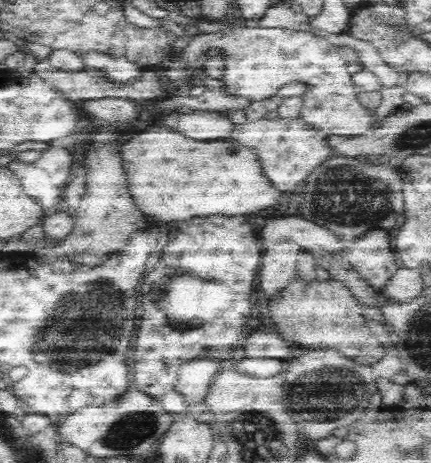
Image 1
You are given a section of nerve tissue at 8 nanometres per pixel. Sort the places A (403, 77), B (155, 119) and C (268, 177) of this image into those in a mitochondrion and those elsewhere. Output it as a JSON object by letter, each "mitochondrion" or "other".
{"A":"other","B":"other","C":"other"}

